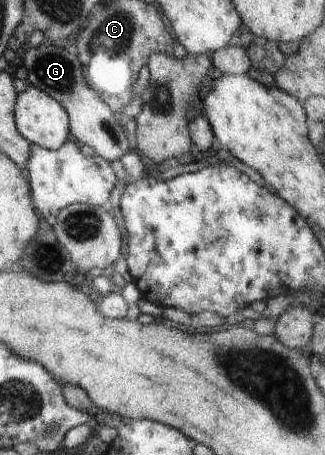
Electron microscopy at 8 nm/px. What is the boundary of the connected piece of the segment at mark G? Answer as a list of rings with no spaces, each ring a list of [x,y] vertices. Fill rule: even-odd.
[[[45,41],[37,47],[26,47],[25,61],[26,71],[28,71],[26,82],[45,91],[62,105],[69,117],[69,129],[80,143],[92,147],[95,155],[103,157],[110,163],[119,160],[131,150],[132,137],[116,121],[107,103],[94,93],[91,87],[88,87],[84,79],[84,69],[76,55],[70,55],[66,49]]]

